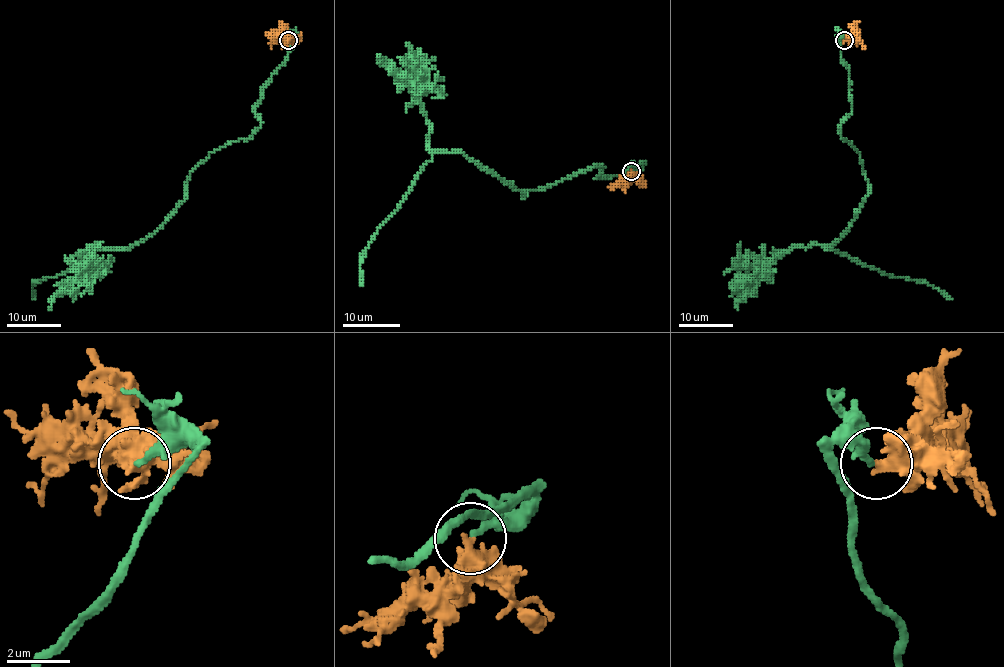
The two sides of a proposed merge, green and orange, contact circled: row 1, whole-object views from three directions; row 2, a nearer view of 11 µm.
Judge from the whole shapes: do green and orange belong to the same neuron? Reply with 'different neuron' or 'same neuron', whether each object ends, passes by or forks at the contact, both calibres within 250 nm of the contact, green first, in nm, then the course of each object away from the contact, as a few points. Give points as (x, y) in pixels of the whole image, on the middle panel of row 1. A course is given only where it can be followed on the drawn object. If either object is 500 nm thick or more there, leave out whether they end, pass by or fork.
same neuron; calibres 180 and 500 nm; course green (632, 170), (596, 177), (603, 166), (590, 167), (522, 196), (463, 153), (435, 152), (376, 231), (363, 286); course orange (632, 170), (623, 180), (607, 188)

